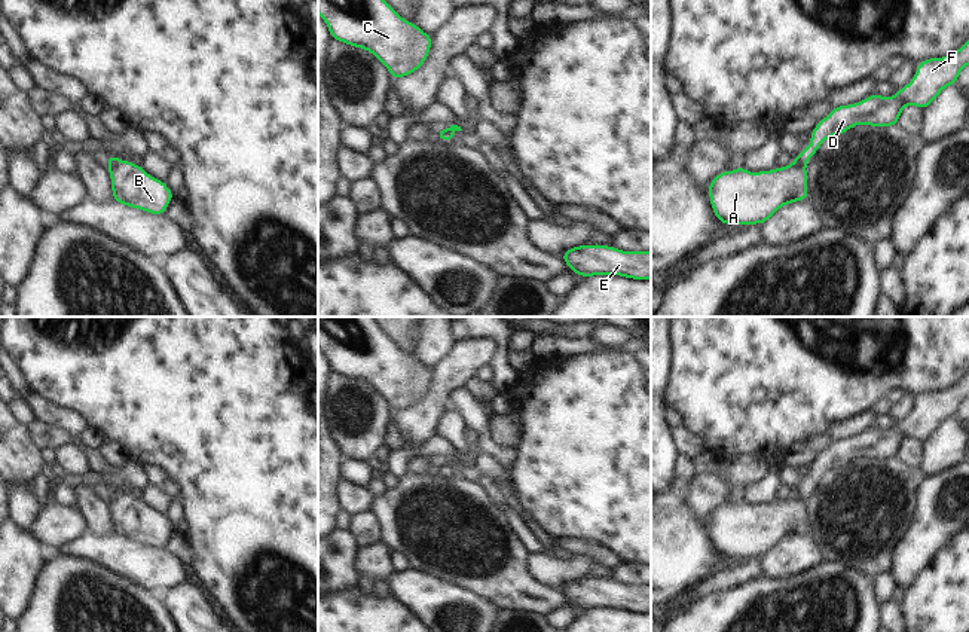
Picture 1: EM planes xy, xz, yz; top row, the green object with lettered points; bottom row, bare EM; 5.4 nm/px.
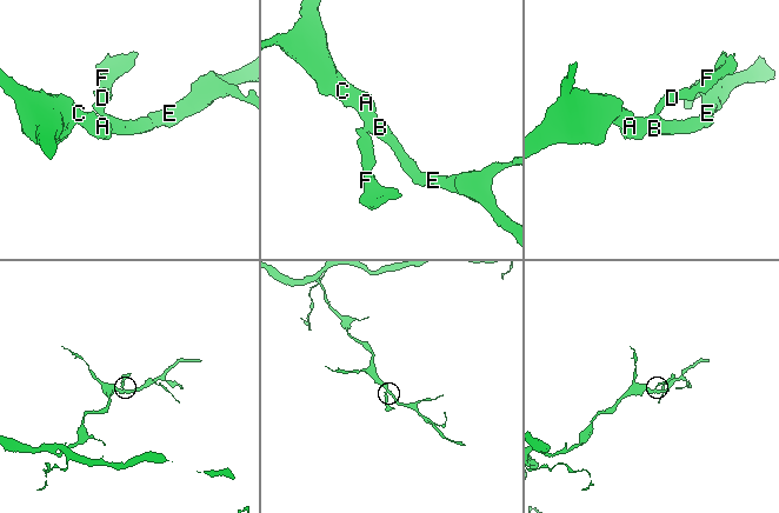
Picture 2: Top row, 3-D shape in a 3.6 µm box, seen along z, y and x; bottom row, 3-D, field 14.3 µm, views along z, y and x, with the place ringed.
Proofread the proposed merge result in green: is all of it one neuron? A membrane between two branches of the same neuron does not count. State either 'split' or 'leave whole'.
split

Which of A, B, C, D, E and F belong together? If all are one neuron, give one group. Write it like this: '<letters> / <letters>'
A B C E / D F

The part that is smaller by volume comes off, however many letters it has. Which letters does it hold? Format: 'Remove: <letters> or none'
Remove: D, F.

